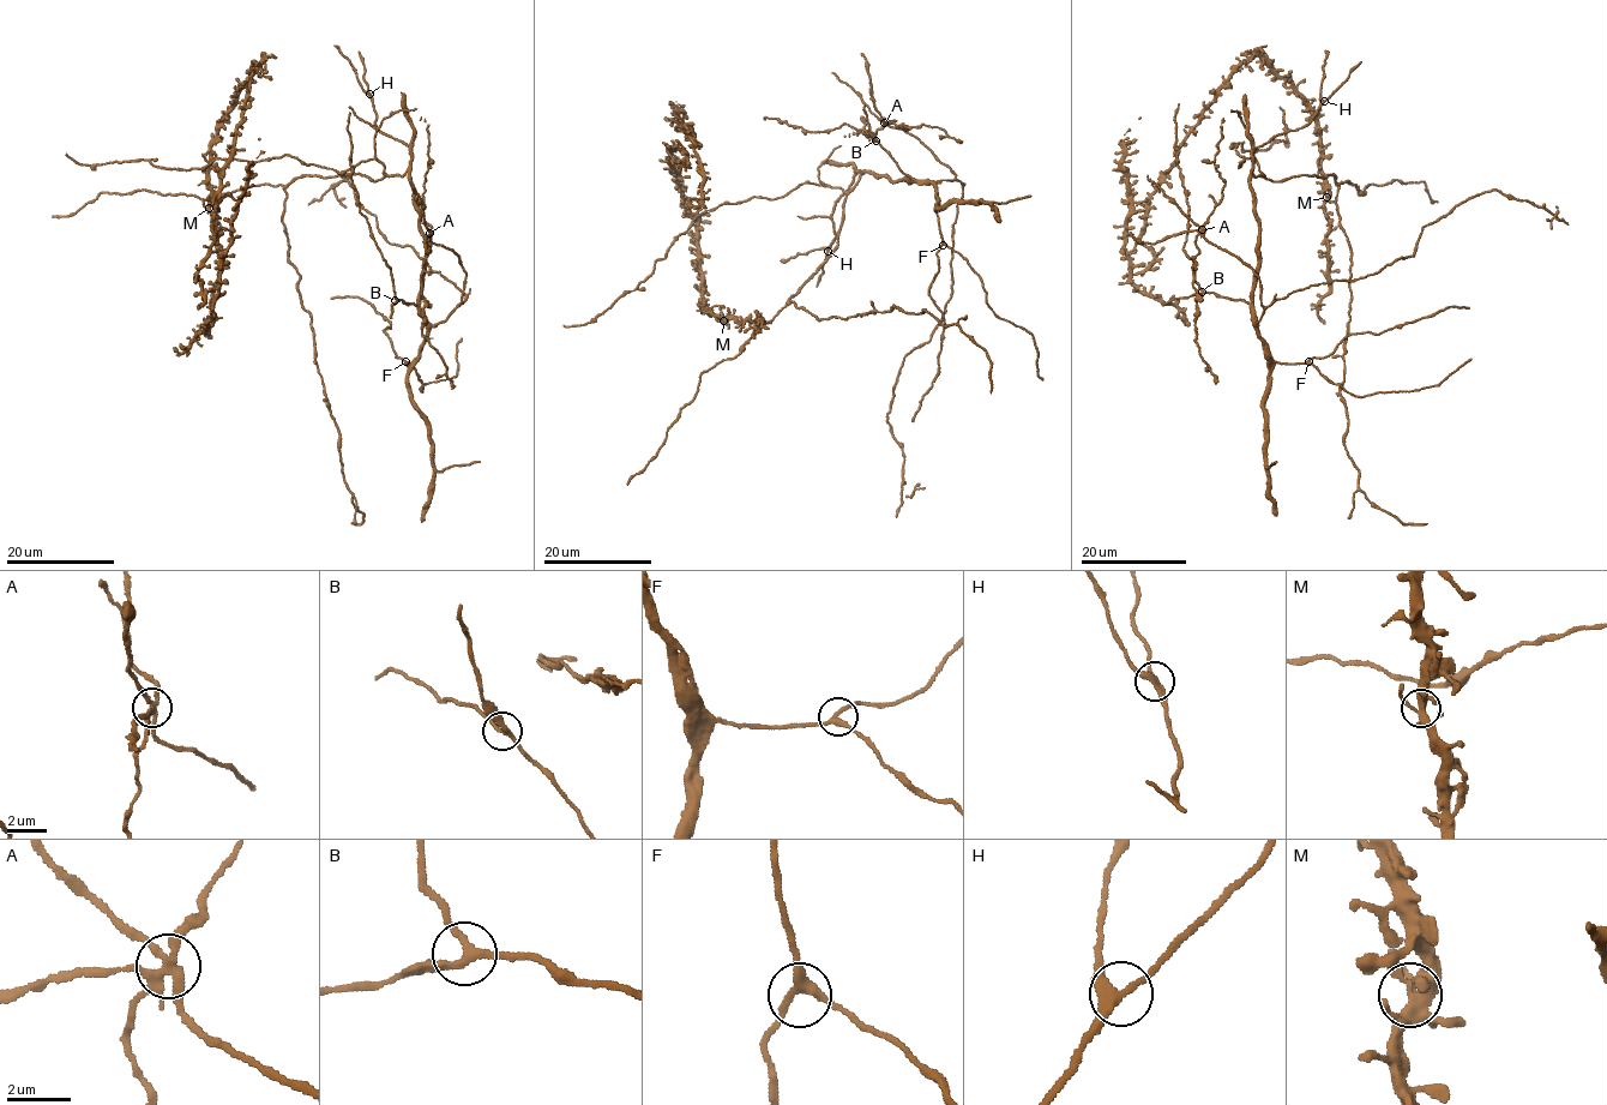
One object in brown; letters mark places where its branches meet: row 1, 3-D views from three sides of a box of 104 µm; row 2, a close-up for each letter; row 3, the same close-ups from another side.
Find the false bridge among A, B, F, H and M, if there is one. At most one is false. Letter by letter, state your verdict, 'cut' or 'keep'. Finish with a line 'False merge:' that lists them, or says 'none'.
A: cut
B: keep
F: keep
H: keep
M: keep
False merge: A

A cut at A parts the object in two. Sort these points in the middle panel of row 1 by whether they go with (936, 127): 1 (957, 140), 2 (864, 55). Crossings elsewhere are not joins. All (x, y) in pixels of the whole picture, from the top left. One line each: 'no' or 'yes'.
1: yes
2: yes

